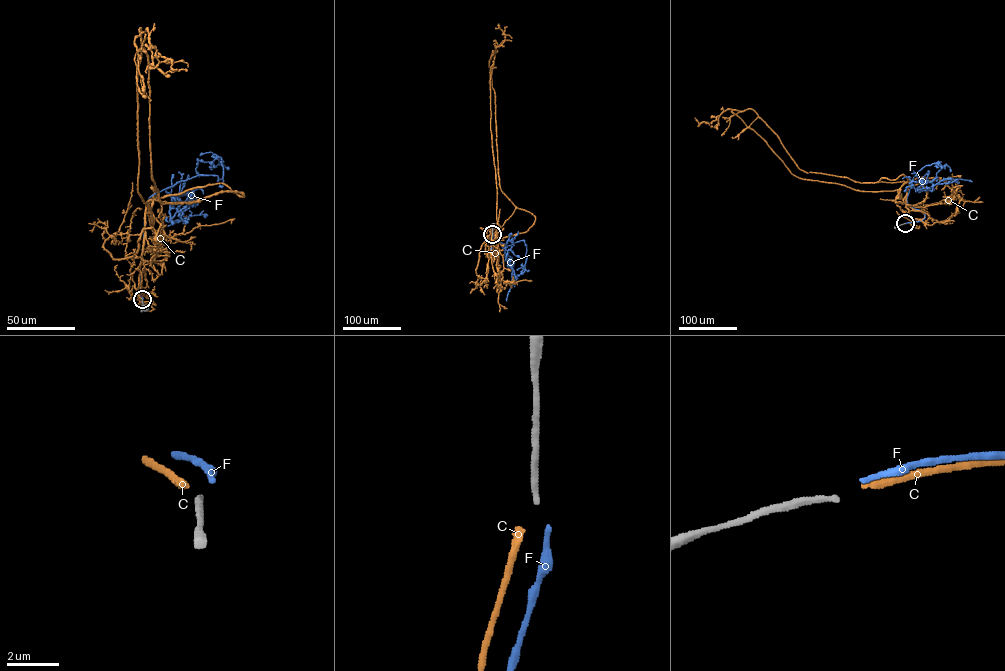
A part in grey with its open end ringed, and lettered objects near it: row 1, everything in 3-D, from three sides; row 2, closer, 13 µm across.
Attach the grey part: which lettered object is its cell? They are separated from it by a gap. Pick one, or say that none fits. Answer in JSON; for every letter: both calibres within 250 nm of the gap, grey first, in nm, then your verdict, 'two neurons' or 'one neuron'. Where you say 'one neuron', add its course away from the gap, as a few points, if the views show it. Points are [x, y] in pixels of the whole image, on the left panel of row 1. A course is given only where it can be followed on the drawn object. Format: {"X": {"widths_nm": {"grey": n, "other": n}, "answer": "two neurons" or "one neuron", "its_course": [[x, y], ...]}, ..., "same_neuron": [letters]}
{"C": {"widths_nm": {"grey": 240, "other": 320}, "answer": "two neurons"}, "F": {"widths_nm": {"grey": 240, "other": 200}, "answer": "two neurons"}, "same_neuron": []}

